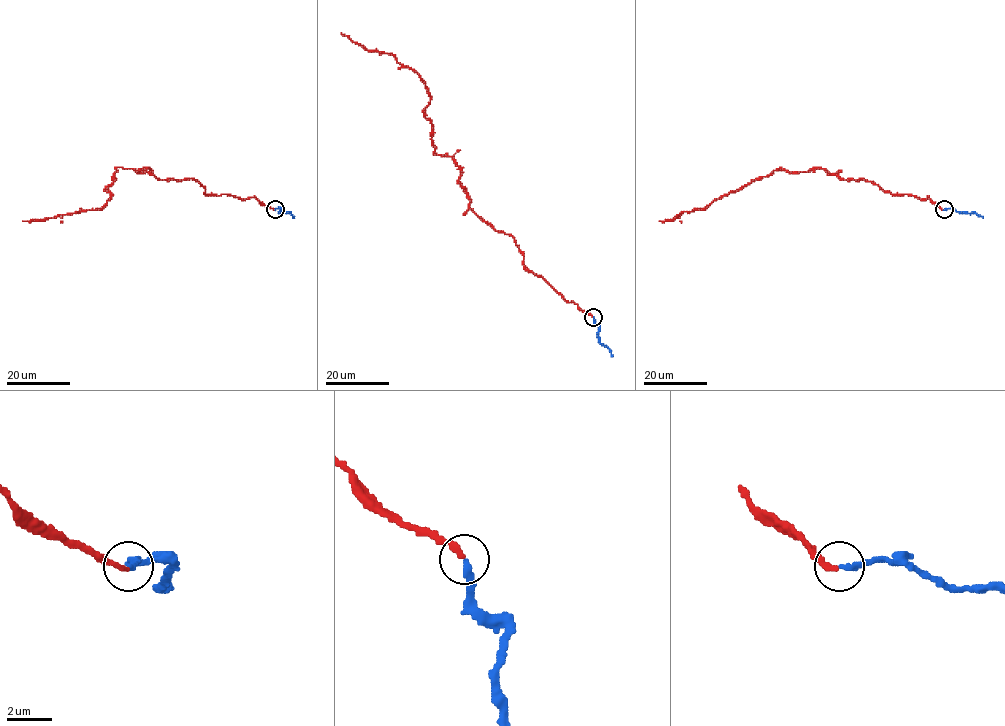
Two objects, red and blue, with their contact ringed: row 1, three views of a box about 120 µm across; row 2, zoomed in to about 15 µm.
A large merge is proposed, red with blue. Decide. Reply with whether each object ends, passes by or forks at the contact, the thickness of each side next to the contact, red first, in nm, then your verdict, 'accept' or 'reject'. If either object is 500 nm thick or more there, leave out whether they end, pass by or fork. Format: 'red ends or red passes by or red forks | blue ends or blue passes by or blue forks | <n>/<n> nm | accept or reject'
red ends | blue ends | 280/280 nm | accept

